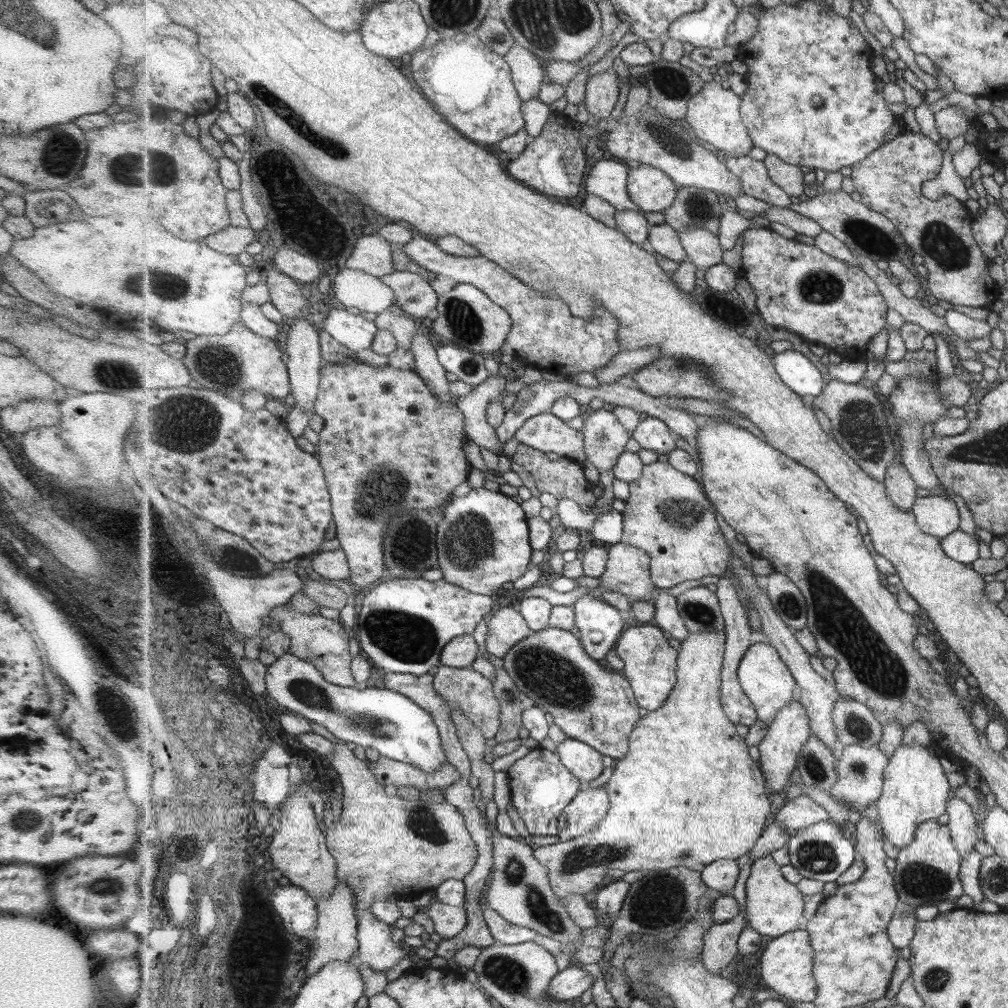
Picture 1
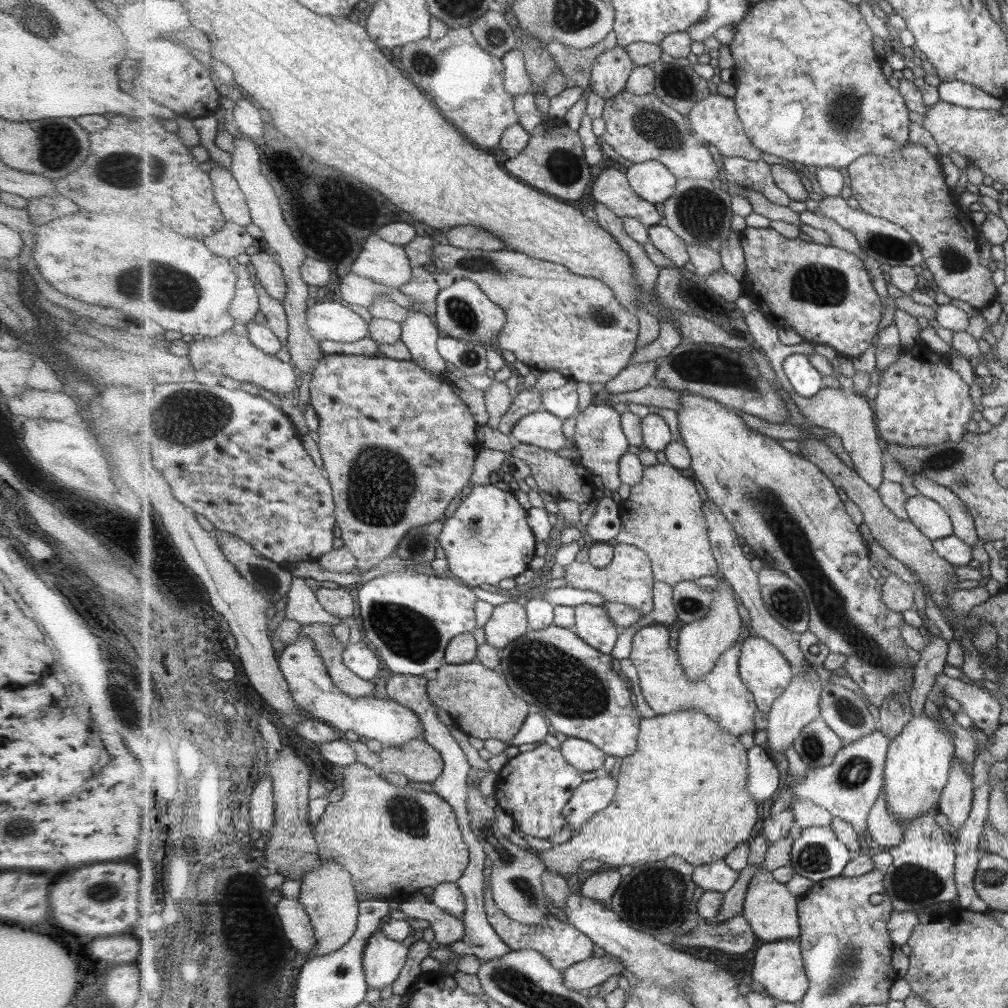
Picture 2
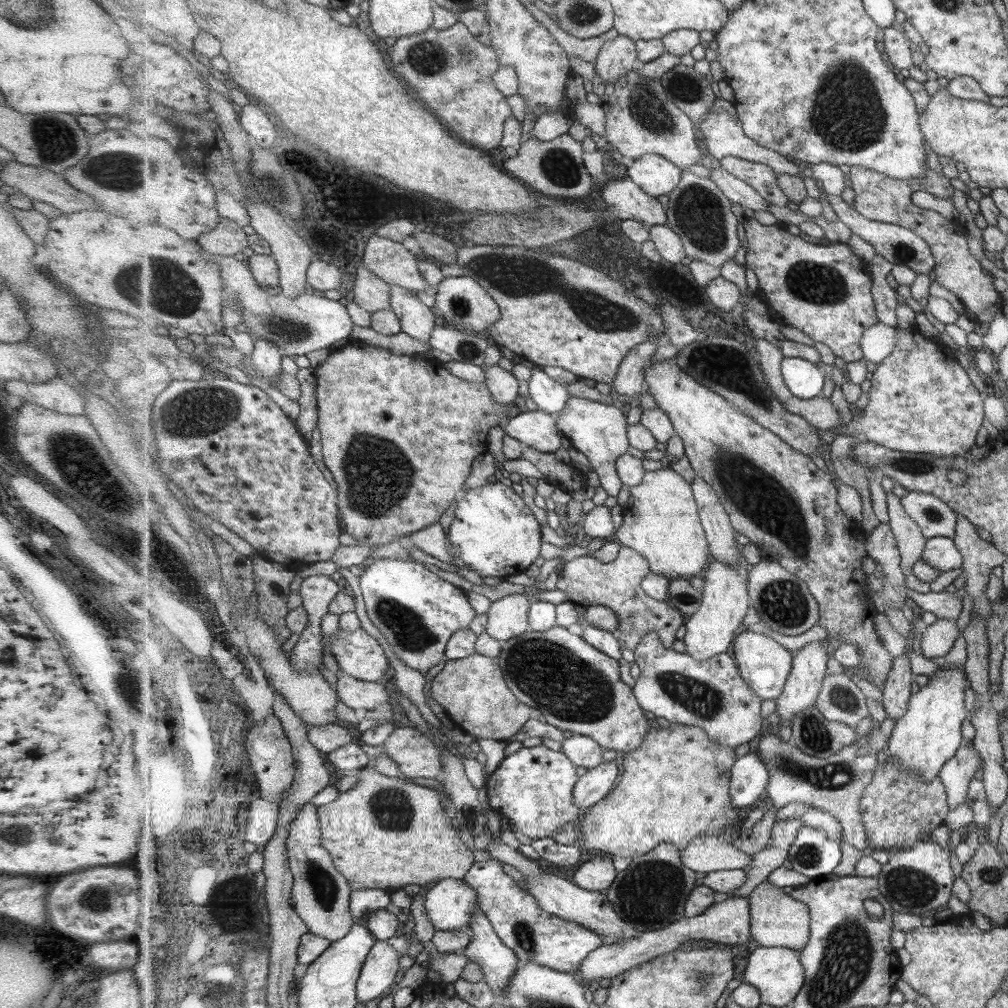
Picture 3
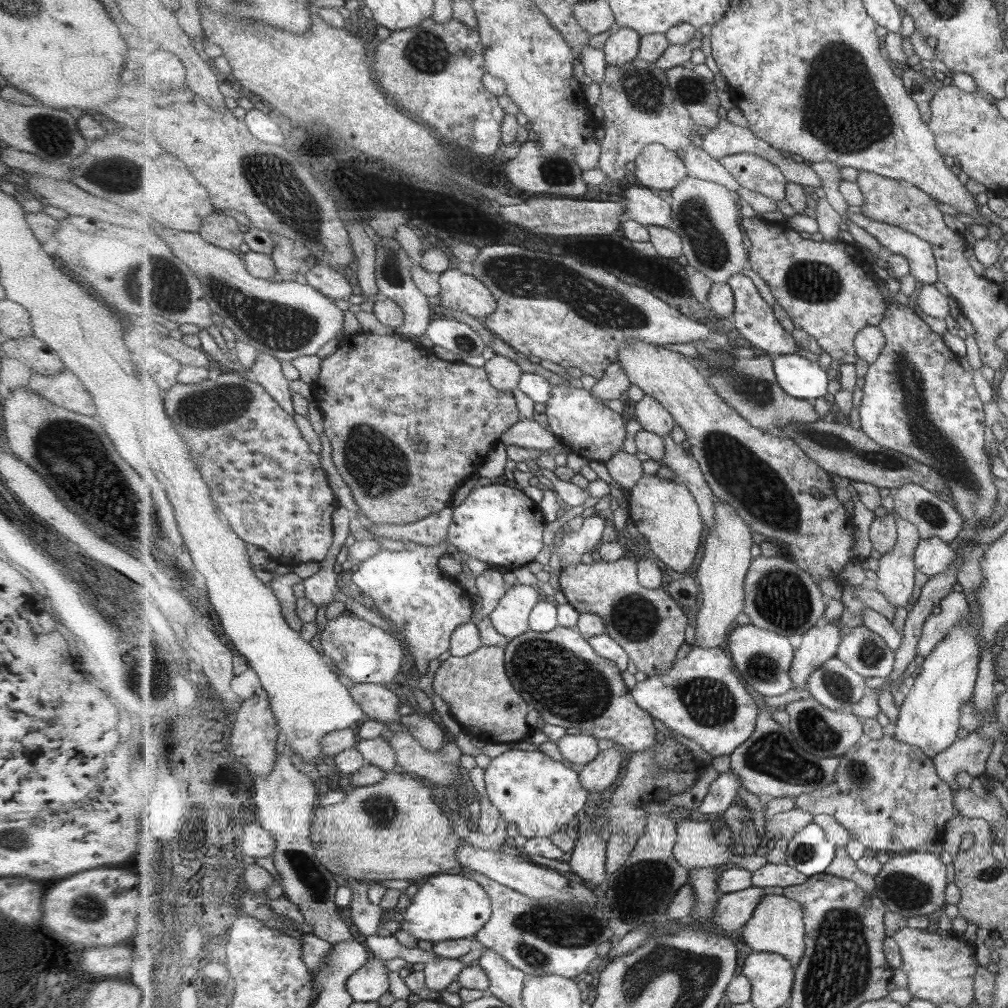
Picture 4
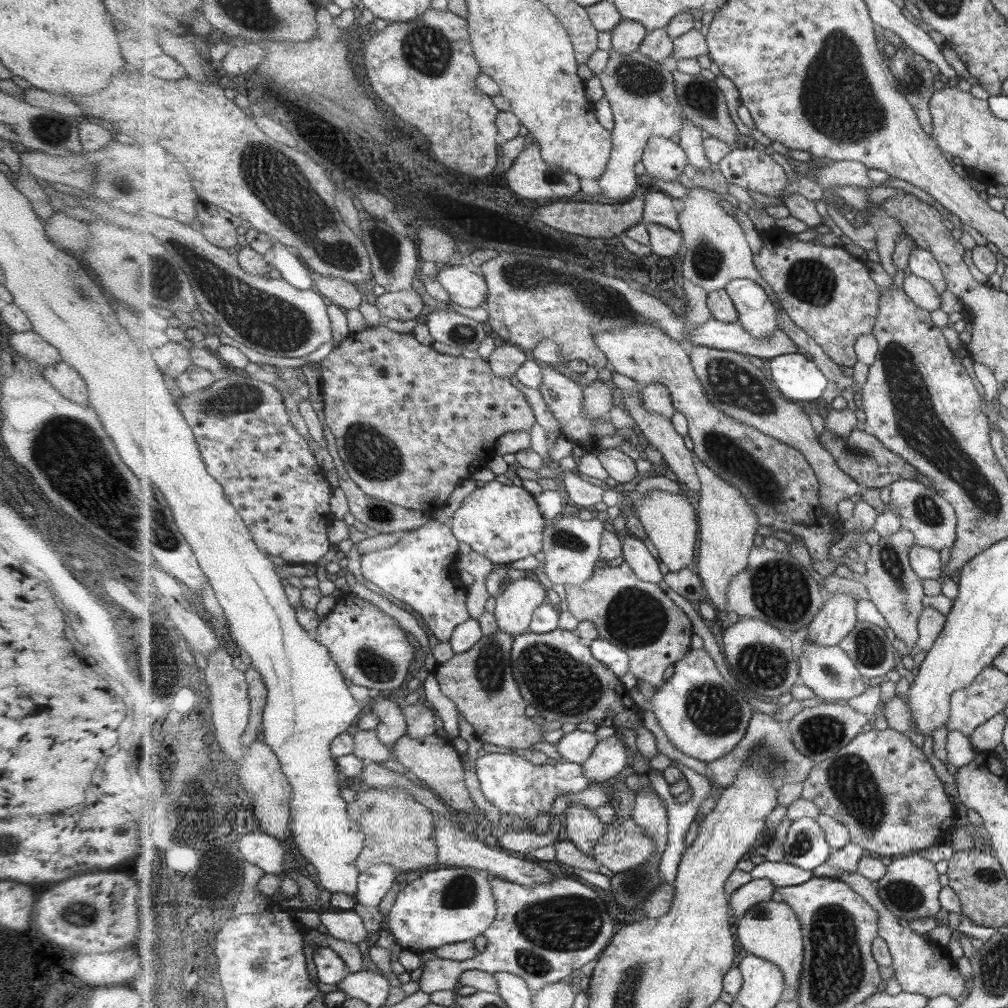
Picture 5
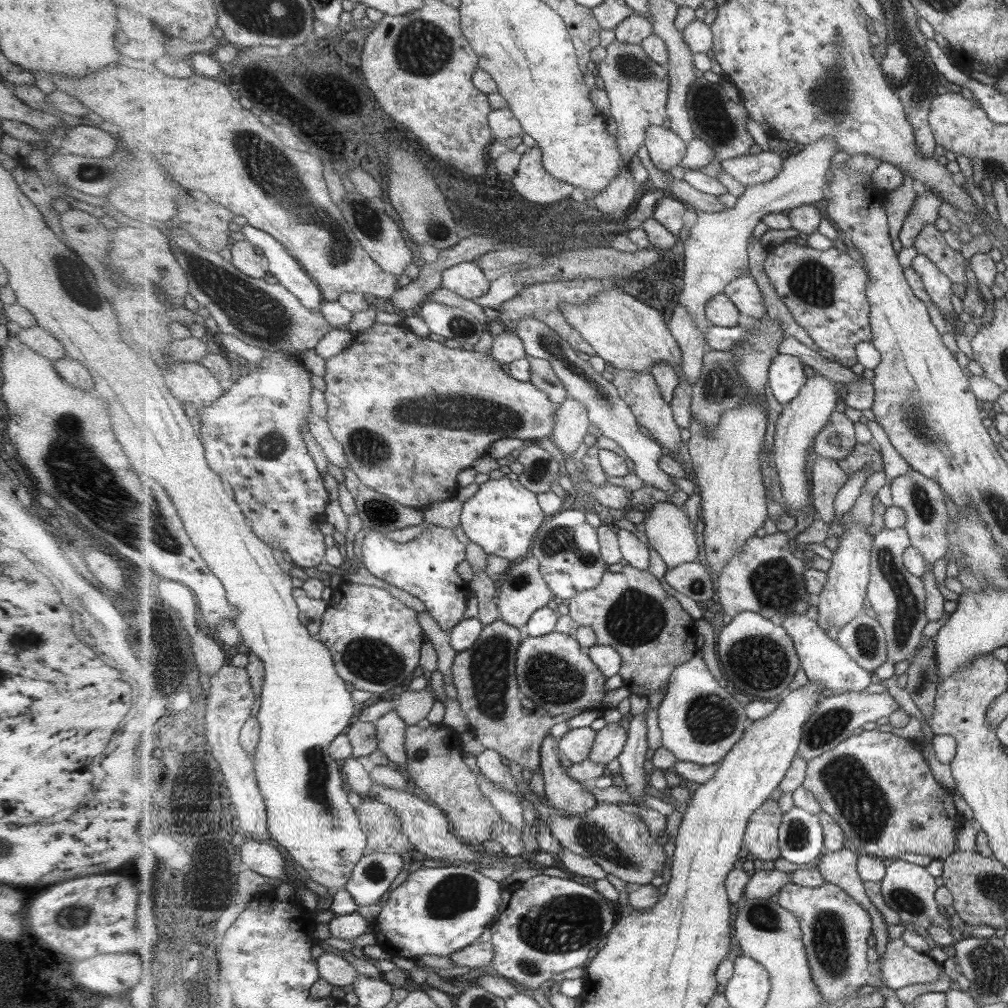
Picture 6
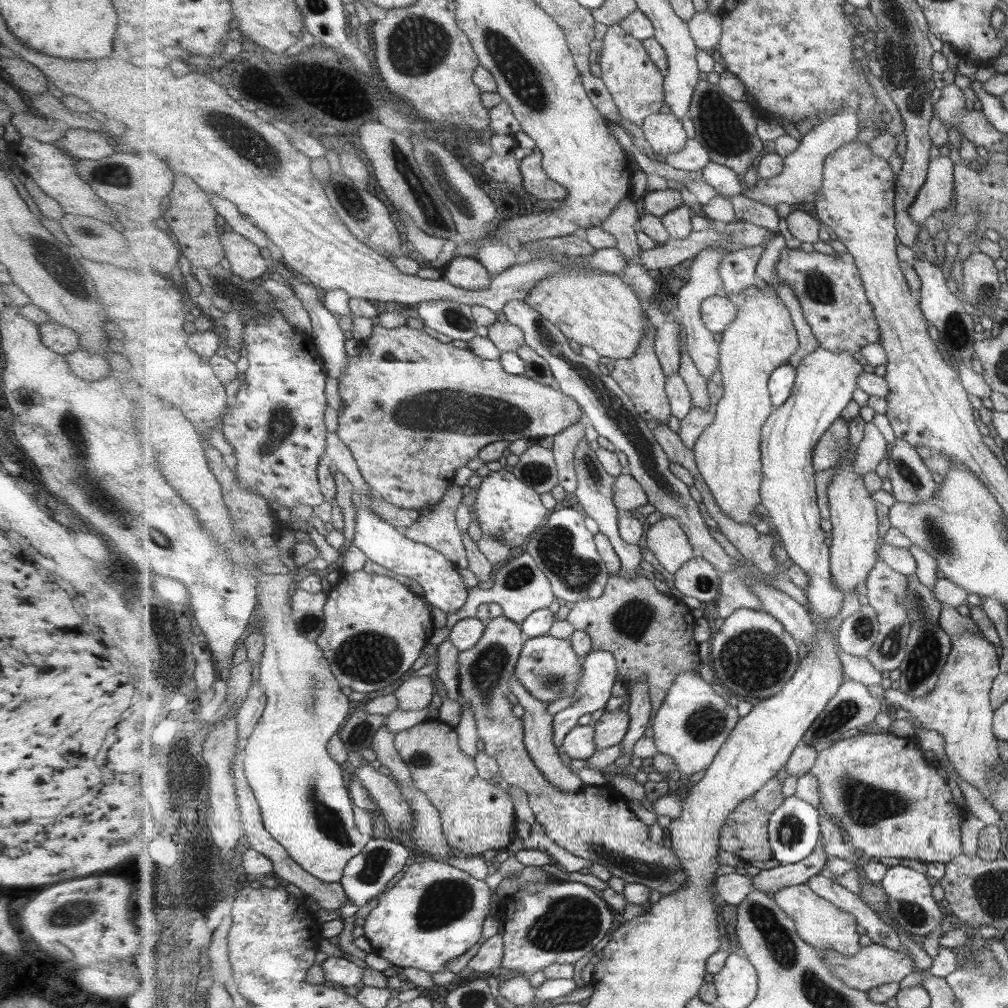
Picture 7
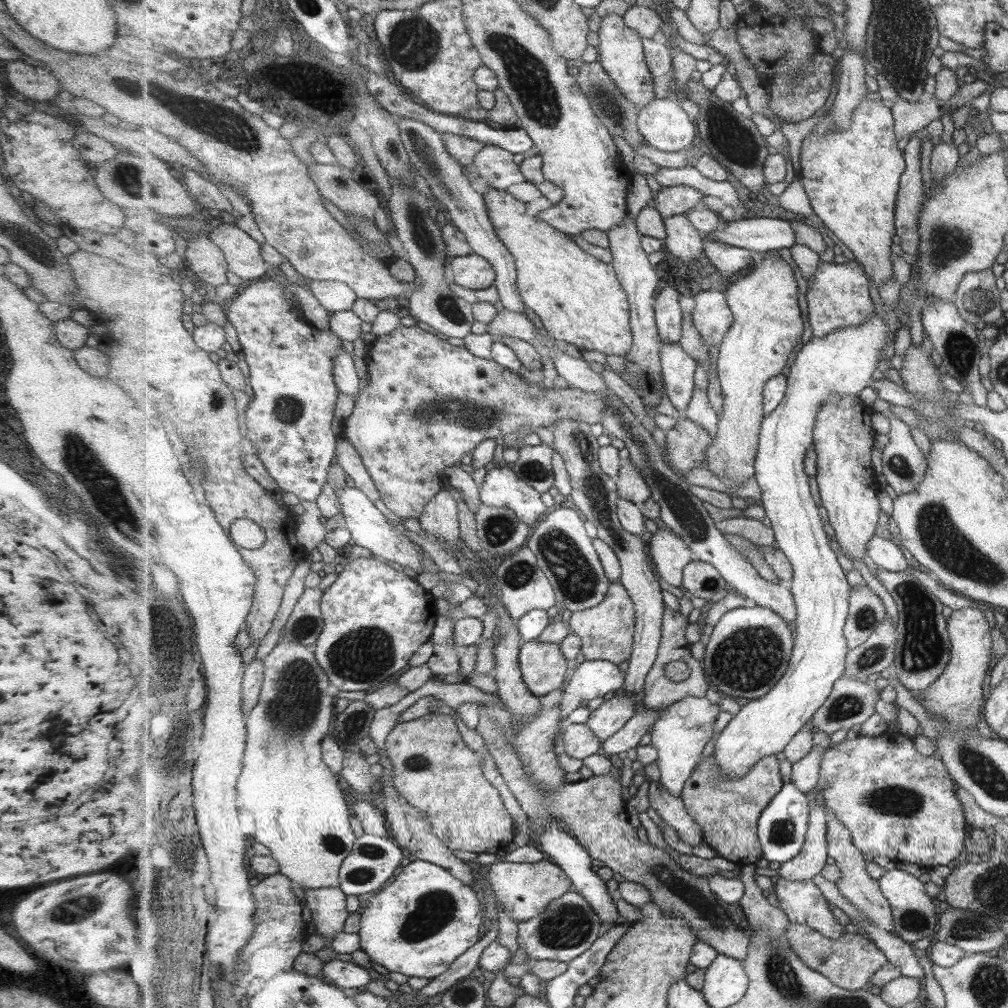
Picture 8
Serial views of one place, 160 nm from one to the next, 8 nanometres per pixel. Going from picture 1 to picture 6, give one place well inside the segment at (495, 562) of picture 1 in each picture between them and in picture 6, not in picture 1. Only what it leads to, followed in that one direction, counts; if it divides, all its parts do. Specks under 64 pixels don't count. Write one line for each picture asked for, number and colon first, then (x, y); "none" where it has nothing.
2: (487, 539)
3: (493, 531)
4: (501, 526)
5: (504, 523)
6: (503, 517)

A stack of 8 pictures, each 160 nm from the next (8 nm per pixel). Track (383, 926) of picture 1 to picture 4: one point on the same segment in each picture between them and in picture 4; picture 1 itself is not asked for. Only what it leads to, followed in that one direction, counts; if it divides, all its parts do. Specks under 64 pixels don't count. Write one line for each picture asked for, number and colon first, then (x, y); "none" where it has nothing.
2: (384, 958)
3: (380, 971)
4: (370, 983)

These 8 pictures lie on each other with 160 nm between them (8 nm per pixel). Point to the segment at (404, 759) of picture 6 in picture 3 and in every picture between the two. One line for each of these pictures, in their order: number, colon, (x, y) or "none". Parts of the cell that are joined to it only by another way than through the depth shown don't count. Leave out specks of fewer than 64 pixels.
3: (355, 693)
4: (379, 703)
5: (393, 726)

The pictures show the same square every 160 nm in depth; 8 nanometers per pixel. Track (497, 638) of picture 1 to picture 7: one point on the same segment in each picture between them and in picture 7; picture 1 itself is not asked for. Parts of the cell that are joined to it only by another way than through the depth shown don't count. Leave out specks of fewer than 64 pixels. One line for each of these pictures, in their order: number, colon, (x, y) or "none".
2: (509, 622)
3: (509, 617)
4: (511, 618)
5: (516, 606)
6: (524, 590)
7: (520, 587)

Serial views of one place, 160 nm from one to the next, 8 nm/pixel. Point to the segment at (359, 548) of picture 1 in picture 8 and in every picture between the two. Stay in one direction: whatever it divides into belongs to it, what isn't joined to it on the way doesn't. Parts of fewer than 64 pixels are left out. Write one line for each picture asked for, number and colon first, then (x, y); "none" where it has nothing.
2: (398, 444)
3: (400, 433)
4: (406, 427)
5: (420, 422)
6: (412, 414)
7: (414, 410)
8: (427, 403)

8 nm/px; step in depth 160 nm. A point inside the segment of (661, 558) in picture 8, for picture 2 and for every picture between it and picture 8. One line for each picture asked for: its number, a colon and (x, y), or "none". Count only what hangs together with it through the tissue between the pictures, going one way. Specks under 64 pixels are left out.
2: (664, 517)
3: (662, 521)
4: (666, 514)
5: (670, 521)
6: (669, 530)
7: (666, 539)

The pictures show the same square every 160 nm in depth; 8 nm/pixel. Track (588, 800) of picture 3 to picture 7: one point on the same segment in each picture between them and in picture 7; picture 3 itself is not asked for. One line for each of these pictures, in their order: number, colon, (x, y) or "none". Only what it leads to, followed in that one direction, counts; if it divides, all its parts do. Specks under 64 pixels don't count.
4: (596, 776)
5: (610, 761)
6: (611, 740)
7: (611, 729)

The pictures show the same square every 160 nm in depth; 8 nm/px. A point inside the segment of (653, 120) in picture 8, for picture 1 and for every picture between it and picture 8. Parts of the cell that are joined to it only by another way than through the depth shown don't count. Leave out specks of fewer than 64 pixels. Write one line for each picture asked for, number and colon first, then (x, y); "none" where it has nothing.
1: (654, 191)
2: (652, 180)
3: (656, 175)
4: (657, 167)
5: (663, 159)
6: (667, 150)
7: (665, 133)

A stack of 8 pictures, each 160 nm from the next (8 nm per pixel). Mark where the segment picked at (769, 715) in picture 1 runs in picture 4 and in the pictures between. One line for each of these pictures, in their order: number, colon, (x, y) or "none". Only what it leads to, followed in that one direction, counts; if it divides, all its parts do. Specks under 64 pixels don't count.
2: (767, 673)
3: (766, 665)
4: (764, 658)

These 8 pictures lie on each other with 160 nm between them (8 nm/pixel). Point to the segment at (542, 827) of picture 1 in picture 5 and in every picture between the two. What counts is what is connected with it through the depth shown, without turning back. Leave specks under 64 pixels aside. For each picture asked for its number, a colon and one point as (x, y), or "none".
2: (534, 787)
3: (533, 789)
4: (541, 796)
5: (517, 787)

